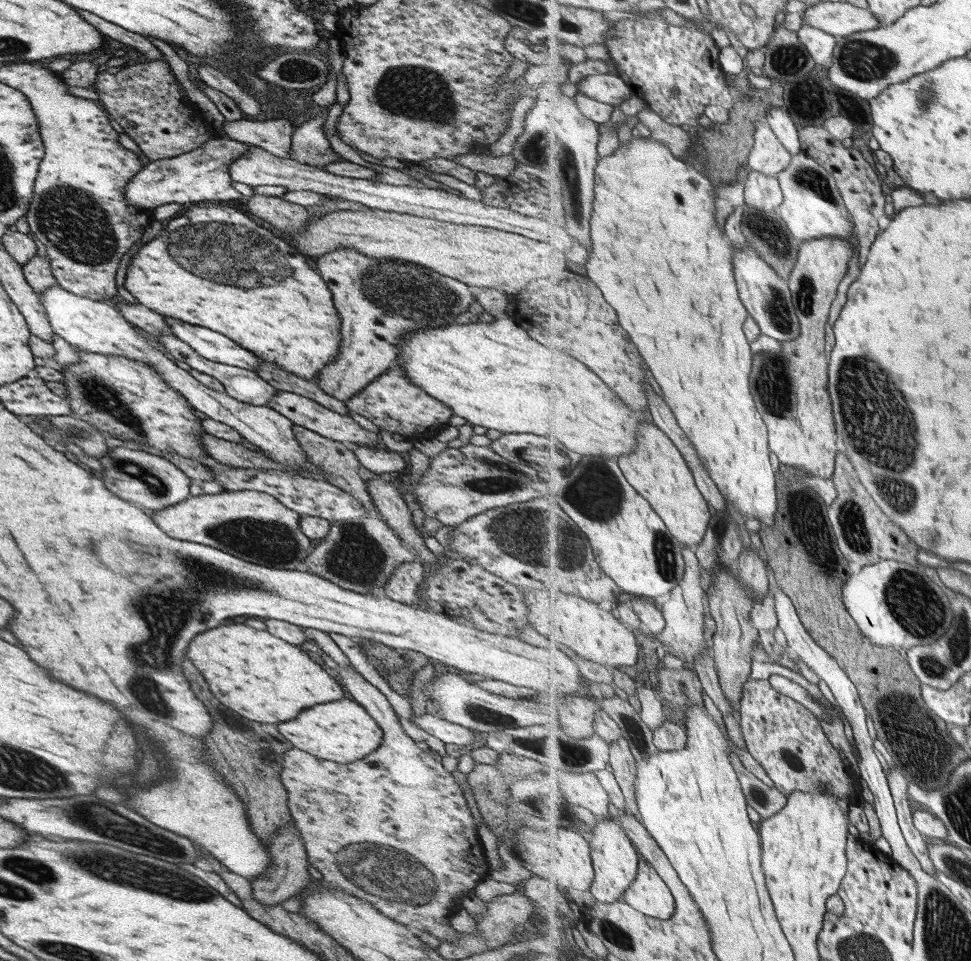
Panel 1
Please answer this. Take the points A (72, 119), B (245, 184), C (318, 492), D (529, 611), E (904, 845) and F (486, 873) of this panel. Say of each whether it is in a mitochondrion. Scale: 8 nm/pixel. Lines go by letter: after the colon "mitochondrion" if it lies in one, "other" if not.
A: other
B: other
C: other
D: other
E: other
F: other

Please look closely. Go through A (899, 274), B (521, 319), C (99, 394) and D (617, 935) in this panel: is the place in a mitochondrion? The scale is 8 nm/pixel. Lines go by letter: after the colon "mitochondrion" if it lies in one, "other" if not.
A: other
B: other
C: mitochondrion
D: mitochondrion

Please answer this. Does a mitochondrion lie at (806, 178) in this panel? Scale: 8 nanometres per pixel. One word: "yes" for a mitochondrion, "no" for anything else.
yes

